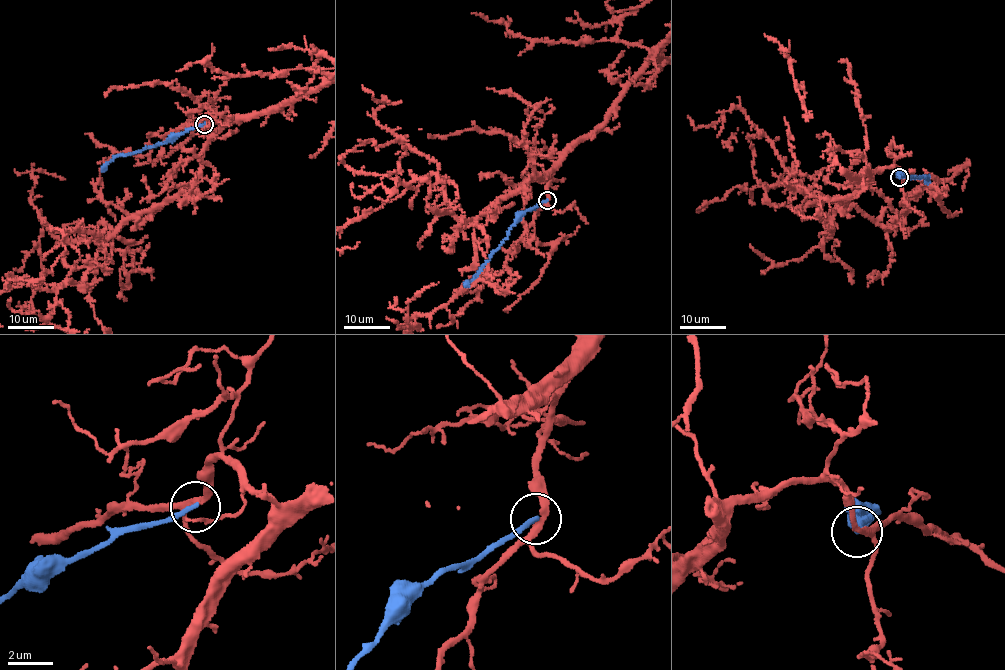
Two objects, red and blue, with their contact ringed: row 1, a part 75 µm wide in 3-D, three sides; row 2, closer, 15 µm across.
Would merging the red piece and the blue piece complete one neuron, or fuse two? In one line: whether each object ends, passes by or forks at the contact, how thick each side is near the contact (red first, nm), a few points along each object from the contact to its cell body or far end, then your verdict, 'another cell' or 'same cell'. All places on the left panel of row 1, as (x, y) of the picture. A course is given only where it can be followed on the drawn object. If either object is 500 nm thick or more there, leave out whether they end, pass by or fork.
red forks there; blue ends there; 220 nm thick on the red side, 240 nm on the other; red runs (204, 124), (210, 114), (219, 131), (194, 179), (114, 233), (60, 241), (39, 211), (35, 318); blue runs (204, 124), (173, 139), (115, 157), (102, 171); another cell

